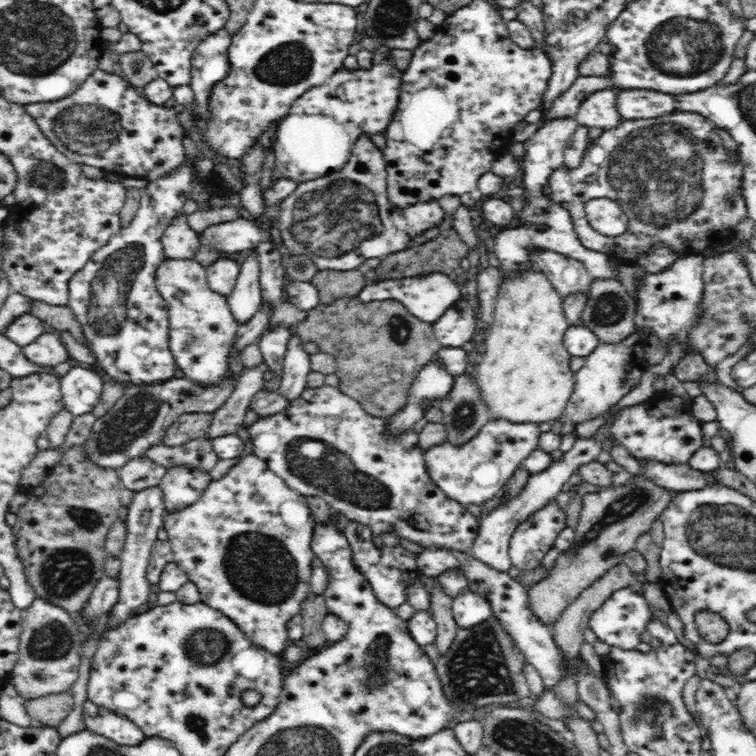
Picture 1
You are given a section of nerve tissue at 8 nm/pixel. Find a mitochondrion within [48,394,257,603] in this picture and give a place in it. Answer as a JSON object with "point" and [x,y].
{"point":[84,519]}

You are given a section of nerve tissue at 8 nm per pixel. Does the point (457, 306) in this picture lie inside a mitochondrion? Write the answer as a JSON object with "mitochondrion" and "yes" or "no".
{"mitochondrion":"no"}

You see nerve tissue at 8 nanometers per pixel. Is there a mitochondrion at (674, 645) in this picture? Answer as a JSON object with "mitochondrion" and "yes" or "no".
{"mitochondrion":"no"}

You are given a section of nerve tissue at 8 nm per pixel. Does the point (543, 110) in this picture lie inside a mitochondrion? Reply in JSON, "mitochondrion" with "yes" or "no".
{"mitochondrion":"no"}

